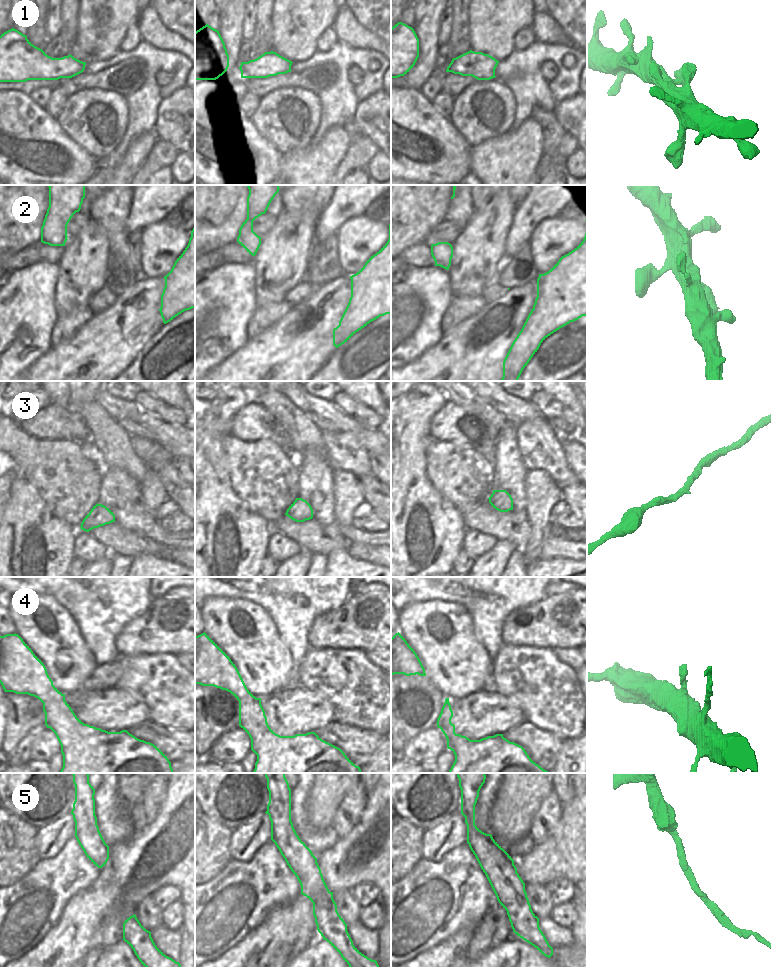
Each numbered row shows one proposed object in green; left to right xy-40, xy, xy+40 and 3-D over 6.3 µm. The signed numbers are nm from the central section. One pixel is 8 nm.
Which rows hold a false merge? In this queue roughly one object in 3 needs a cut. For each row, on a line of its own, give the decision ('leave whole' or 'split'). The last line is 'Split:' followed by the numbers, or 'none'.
1: leave whole
2: leave whole
3: leave whole
4: leave whole
5: leave whole
Split: none

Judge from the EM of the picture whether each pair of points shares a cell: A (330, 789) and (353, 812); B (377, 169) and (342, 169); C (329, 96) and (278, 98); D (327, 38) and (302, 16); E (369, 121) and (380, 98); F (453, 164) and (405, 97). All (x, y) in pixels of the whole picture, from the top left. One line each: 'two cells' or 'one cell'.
A: two cells
B: two cells
C: two cells
D: two cells
E: one cell
F: one cell

